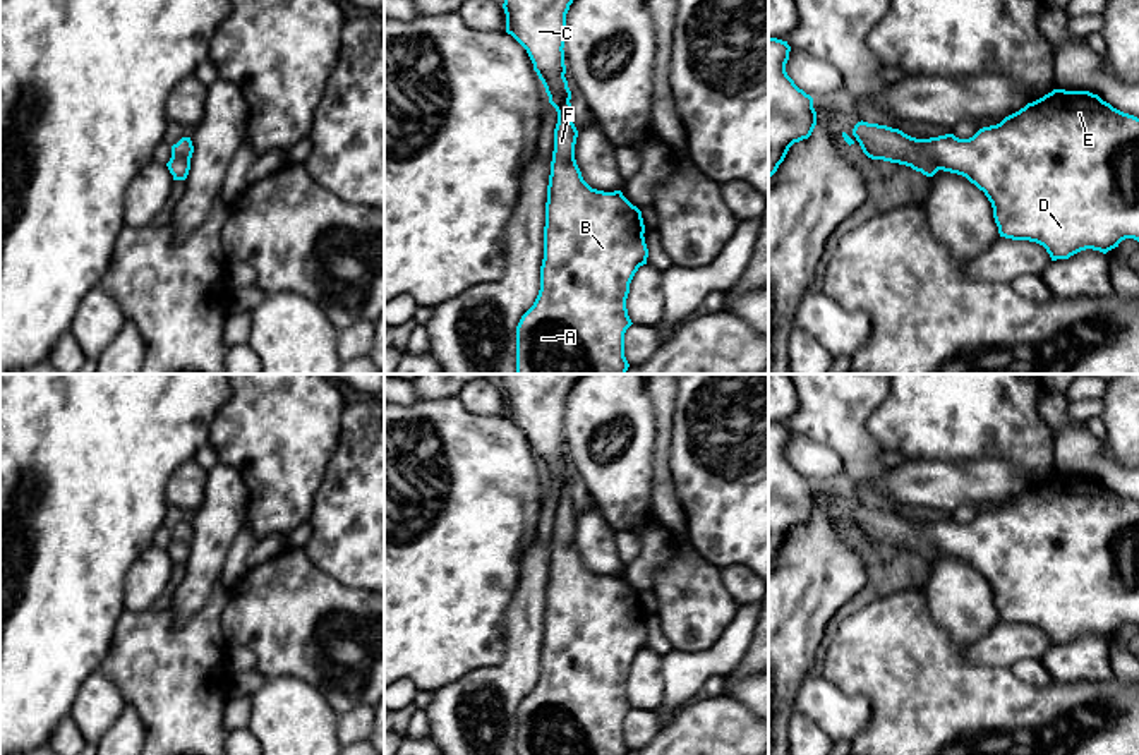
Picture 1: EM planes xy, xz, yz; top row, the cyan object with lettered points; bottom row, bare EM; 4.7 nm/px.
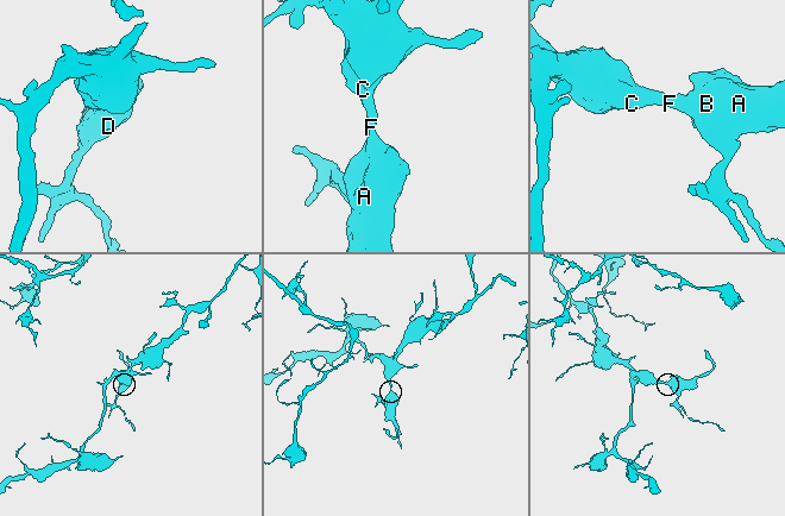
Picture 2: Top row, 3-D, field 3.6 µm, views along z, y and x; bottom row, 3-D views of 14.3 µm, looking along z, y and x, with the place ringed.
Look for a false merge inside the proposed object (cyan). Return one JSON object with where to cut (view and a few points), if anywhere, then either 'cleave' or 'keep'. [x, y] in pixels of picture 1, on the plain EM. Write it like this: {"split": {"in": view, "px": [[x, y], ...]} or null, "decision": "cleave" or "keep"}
{"split": null, "decision": "keep"}

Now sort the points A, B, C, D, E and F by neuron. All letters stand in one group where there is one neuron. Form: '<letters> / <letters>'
A B C D E F

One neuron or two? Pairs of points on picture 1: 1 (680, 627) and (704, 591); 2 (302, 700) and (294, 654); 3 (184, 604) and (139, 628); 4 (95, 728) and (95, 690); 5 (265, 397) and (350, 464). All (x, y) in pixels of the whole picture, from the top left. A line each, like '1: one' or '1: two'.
1: one
2: two
3: two
4: one
5: two

